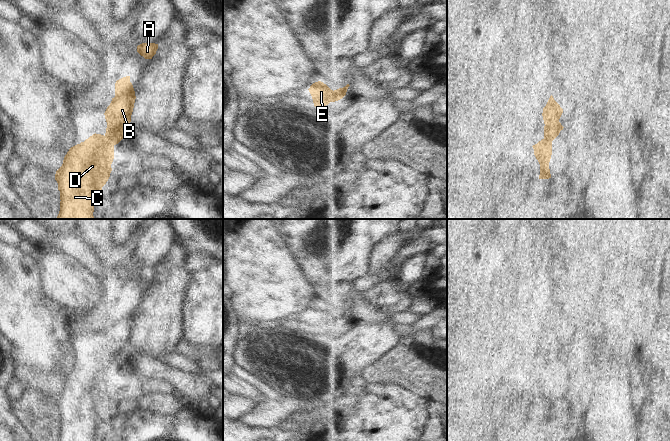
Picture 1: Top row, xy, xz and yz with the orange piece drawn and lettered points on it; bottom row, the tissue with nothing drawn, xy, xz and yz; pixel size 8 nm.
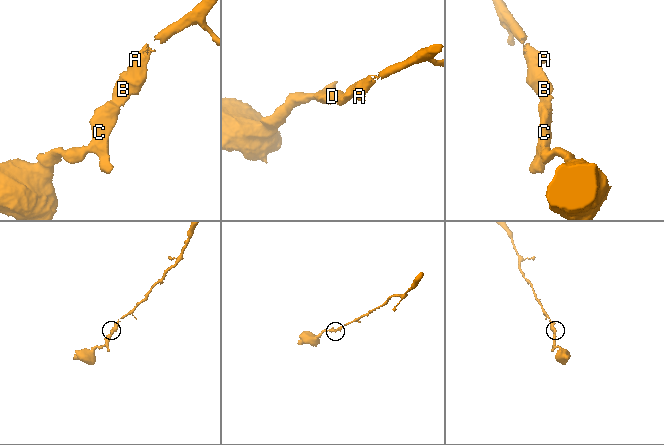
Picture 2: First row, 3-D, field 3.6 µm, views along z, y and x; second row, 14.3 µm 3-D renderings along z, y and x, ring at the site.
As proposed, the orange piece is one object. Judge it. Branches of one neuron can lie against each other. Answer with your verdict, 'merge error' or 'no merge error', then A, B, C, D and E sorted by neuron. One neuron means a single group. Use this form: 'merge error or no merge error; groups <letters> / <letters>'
no merge error; groups A B C D E

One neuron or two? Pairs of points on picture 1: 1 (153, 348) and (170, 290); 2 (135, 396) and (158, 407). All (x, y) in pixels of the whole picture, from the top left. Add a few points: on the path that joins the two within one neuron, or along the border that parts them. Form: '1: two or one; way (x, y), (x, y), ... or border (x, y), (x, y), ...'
1: one; way (154, 334), (159, 327), (159, 313), (163, 304)
2: one; way (141, 396), (152, 401)

